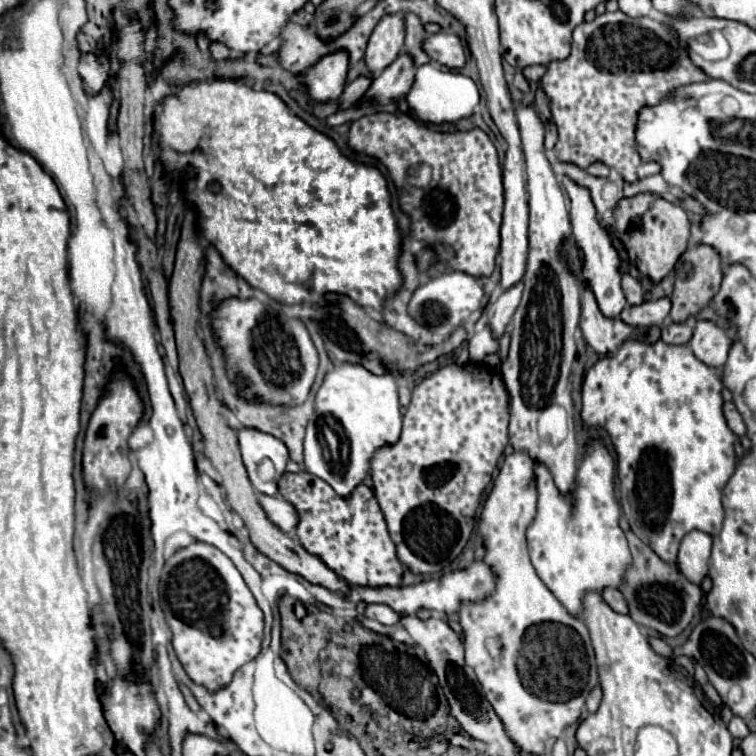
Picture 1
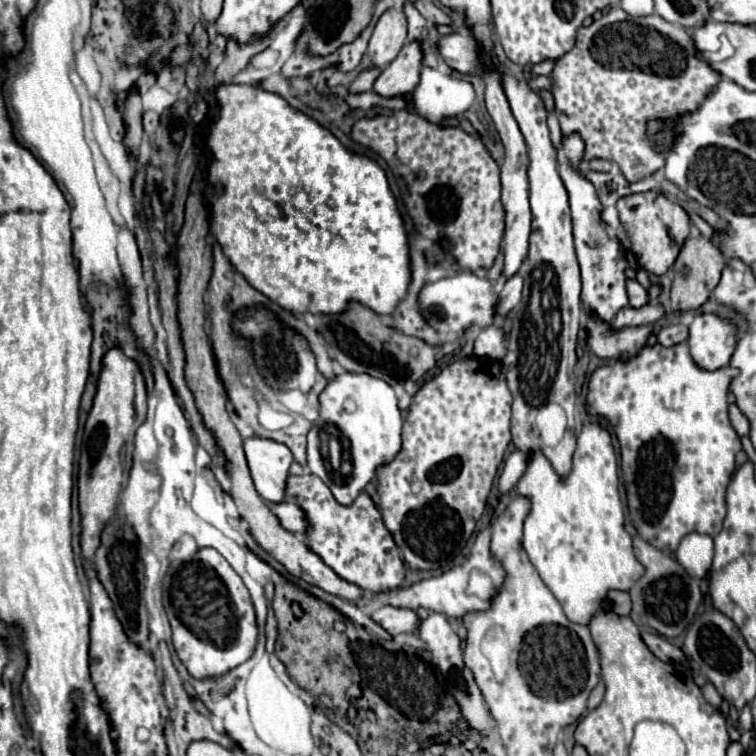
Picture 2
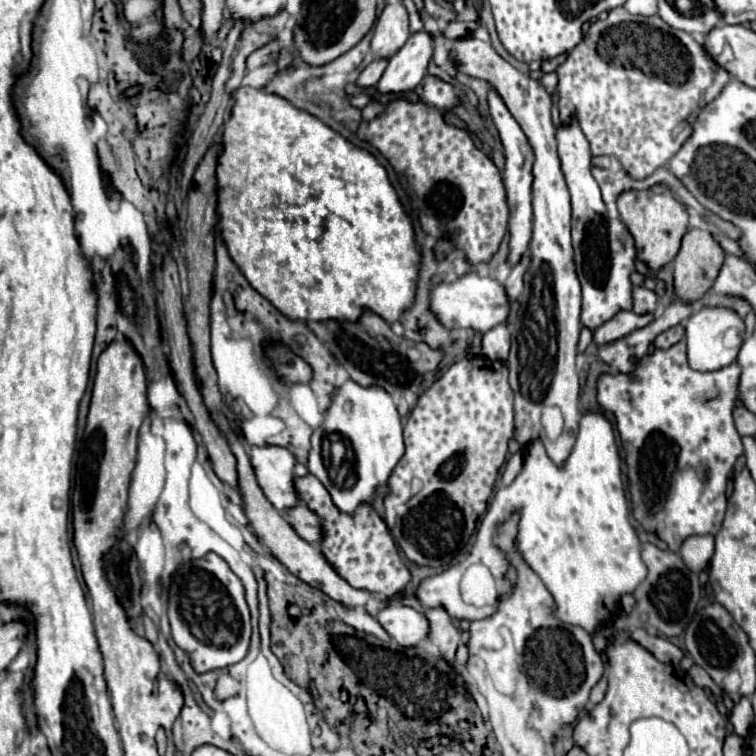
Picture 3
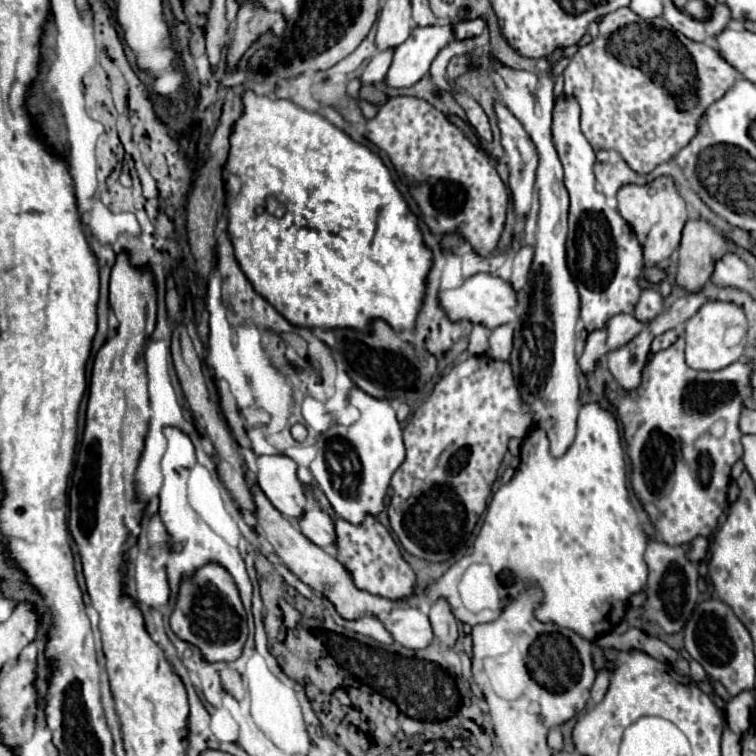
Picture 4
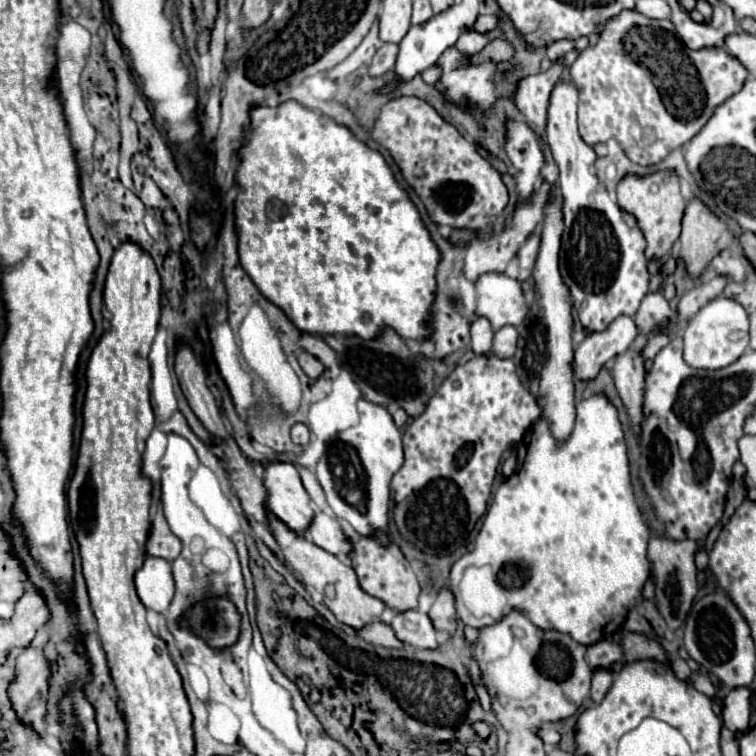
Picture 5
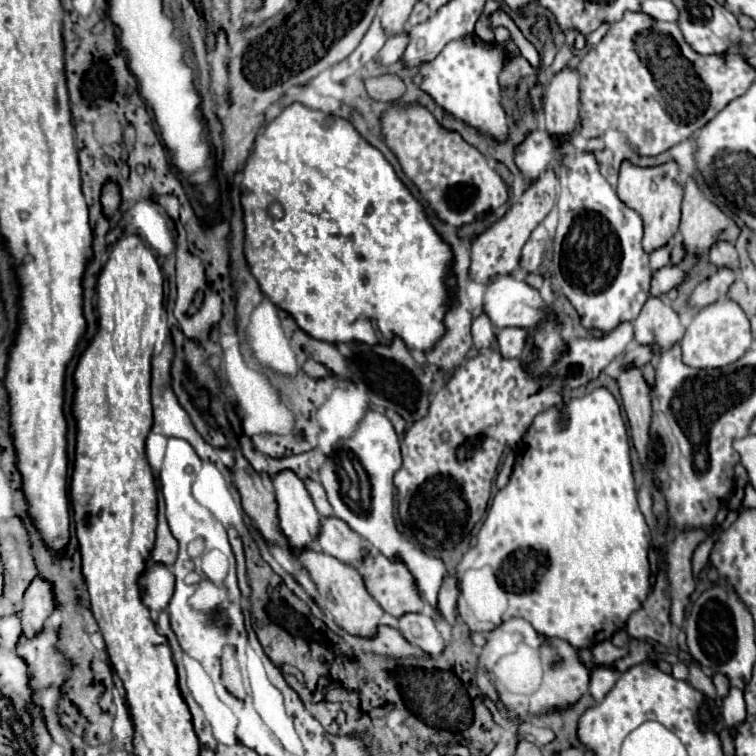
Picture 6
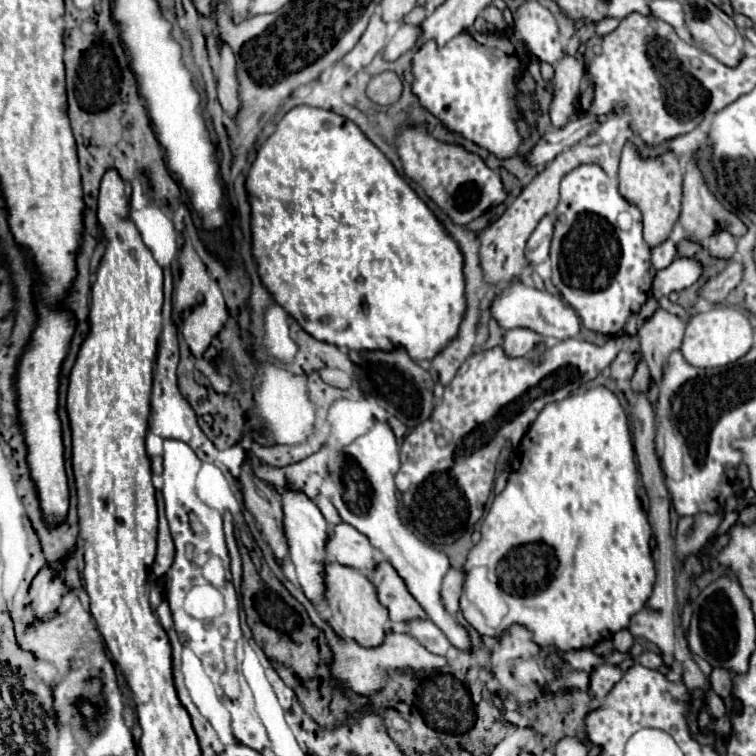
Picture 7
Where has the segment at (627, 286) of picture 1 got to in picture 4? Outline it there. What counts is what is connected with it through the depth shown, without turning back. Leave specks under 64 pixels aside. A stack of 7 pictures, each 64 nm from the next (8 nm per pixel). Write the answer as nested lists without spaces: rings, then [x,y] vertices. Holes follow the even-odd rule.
[[[646,288],[642,294],[640,294],[640,300],[634,308],[634,316],[642,322],[650,322],[654,320],[658,314],[662,312],[662,296],[660,292],[656,290],[650,290]]]

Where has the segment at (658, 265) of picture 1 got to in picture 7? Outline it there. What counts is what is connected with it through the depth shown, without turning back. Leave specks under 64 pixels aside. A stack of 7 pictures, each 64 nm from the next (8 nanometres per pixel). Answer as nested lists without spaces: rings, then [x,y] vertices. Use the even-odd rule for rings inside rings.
[[[626,144],[622,150],[620,160],[620,174],[618,174],[618,190],[630,204],[640,208],[644,218],[644,242],[654,248],[668,240],[678,216],[680,216],[680,200],[682,200],[682,166],[672,152],[666,152],[660,158],[642,160],[638,152]]]

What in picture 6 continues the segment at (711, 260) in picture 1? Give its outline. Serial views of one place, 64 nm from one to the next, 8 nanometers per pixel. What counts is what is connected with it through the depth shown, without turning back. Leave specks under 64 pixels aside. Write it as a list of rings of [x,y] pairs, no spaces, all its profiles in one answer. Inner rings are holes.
[[[688,182],[682,202],[680,234],[688,254],[706,256],[708,248],[720,240],[736,242],[740,230],[716,204],[712,204],[700,192],[694,182]]]

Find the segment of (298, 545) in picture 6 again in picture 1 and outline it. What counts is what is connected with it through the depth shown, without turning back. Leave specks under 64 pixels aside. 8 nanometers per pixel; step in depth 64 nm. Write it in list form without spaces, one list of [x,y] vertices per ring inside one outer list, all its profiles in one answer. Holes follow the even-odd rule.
[[[238,428],[236,434],[238,434],[238,444],[240,444],[240,454],[242,454],[242,460],[248,470],[248,478],[250,478],[252,486],[256,488],[256,492],[274,496],[278,492],[278,478],[284,474],[286,462],[290,460],[286,446],[272,434],[260,432],[256,428]],[[262,458],[272,458],[272,462],[276,466],[276,476],[272,482],[262,482],[258,478],[256,466]]]

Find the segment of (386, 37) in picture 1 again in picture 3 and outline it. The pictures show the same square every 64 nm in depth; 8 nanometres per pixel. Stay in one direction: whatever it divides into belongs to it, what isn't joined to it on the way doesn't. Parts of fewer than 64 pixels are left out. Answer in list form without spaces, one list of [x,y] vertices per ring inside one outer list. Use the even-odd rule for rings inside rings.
[[[388,4],[374,26],[370,50],[374,58],[392,58],[408,40],[408,12],[404,4]]]

